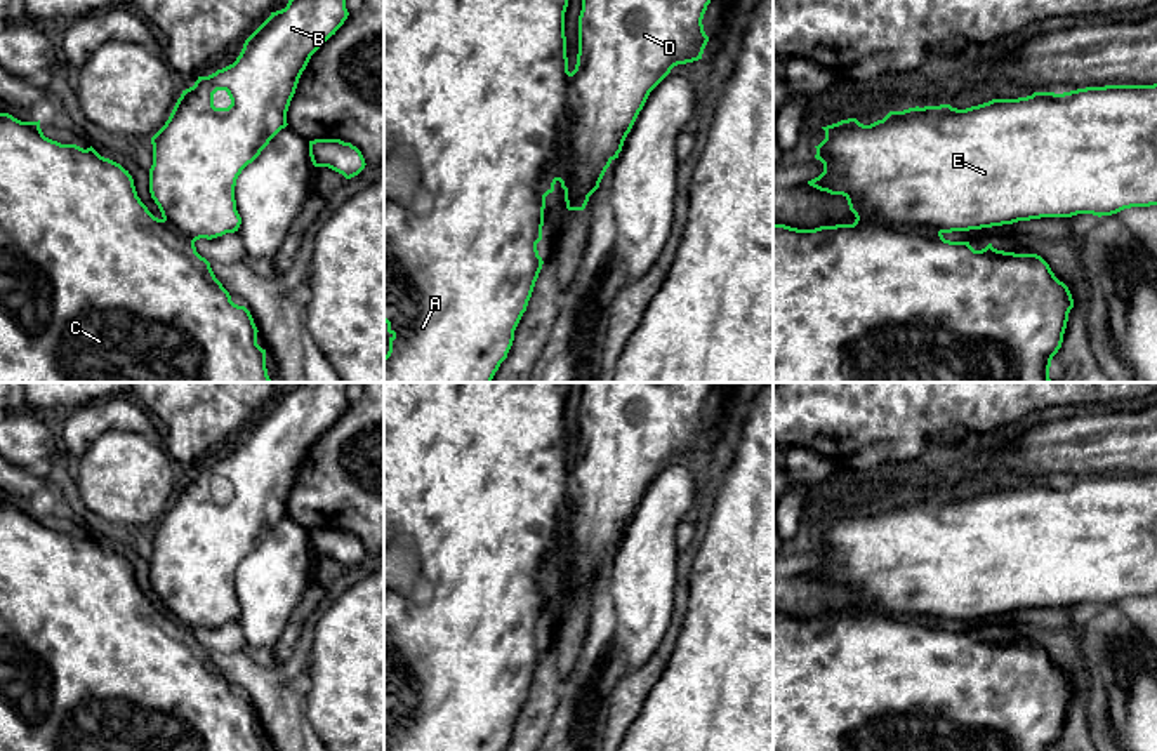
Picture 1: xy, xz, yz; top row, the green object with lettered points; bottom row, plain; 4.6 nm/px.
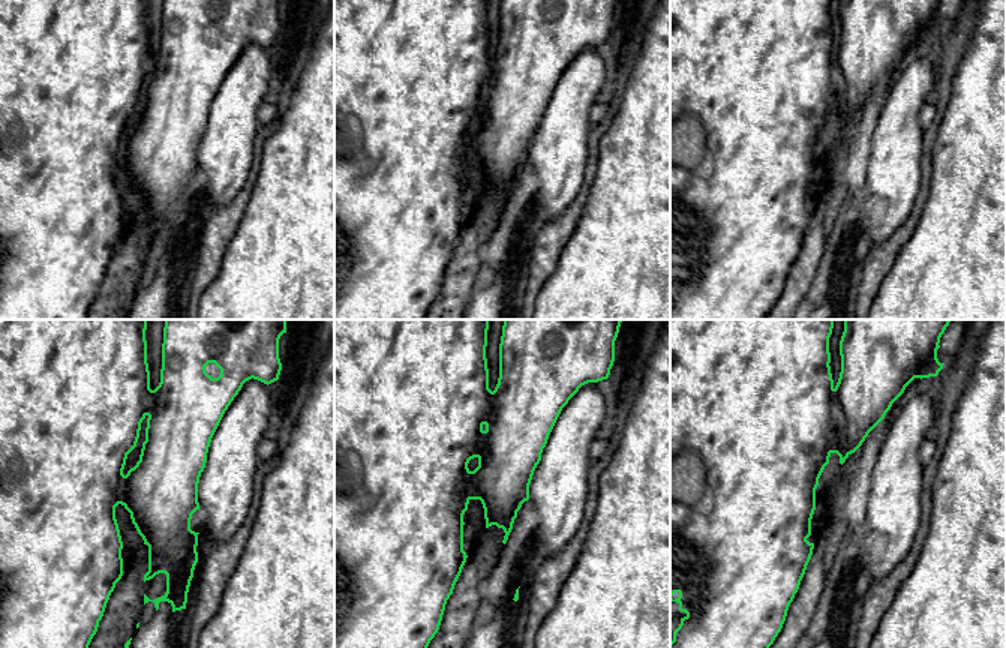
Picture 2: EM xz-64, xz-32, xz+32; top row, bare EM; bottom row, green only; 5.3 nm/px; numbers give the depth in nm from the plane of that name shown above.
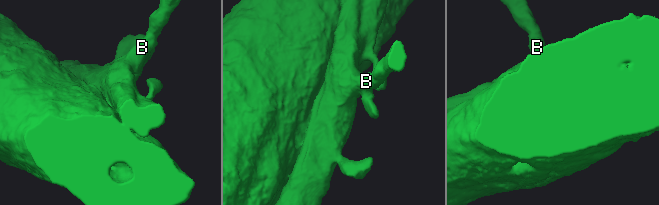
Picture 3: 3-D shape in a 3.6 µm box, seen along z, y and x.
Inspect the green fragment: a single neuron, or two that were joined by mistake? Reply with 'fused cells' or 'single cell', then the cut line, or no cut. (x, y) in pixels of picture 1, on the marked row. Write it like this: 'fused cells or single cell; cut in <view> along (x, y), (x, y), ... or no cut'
single cell; no cut

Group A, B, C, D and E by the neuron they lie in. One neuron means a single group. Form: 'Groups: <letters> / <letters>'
Groups: A B C D E

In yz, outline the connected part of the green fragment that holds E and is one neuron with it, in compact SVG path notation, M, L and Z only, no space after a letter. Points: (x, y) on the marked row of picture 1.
M1157 83L1086 87L1063 94L1034 92L1018 99L992 99L966 110L950 104L889 111L870 125L856 118L822 127L825 139L815 146L823 172L808 181L830 195L843 195L855 214L853 224L797 229L773 224L773 382L1051 382L1049 367L1063 342L1074 299L1049 264L1037 254L997 250L988 243L975 250L969 242L945 240L945 233L969 231L1041 217L1077 214L1112 216L1131 207L1157 205Z

